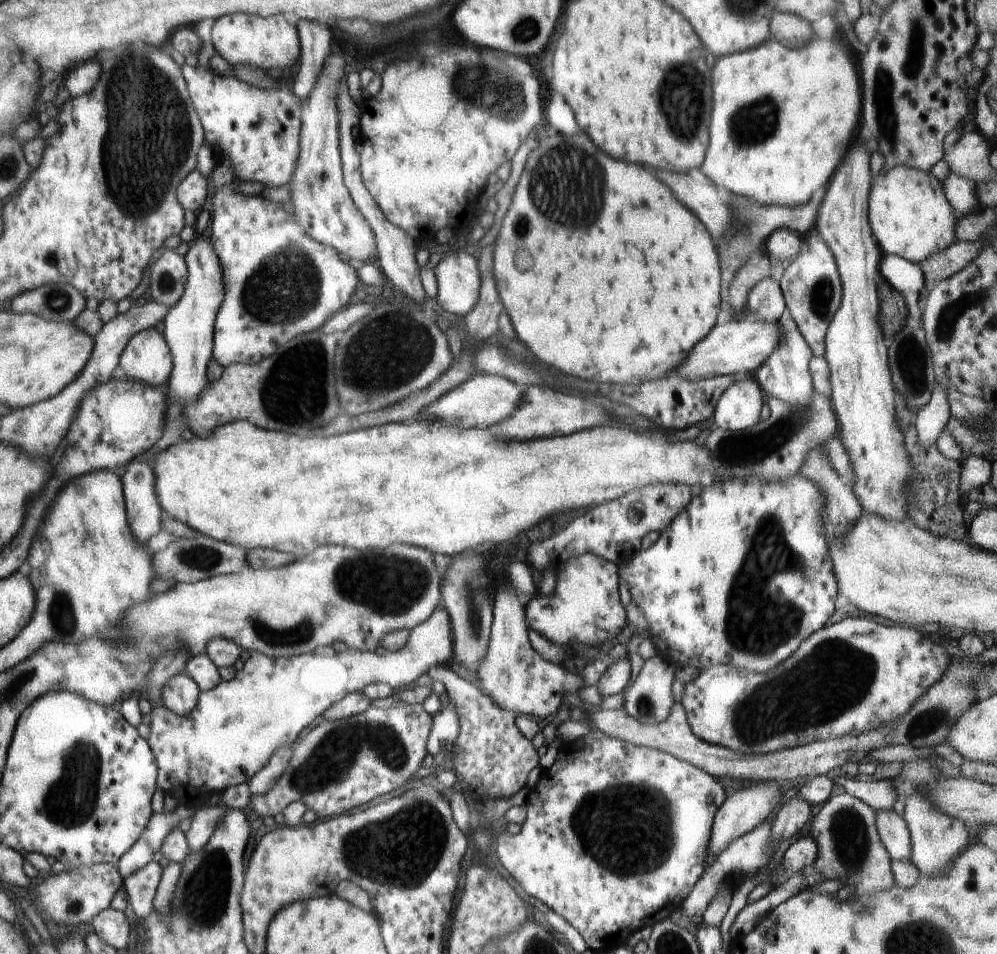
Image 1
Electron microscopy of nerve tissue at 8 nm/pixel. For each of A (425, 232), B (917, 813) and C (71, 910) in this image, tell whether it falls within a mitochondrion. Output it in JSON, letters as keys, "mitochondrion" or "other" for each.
{"A":"other","B":"other","C":"mitochondrion"}

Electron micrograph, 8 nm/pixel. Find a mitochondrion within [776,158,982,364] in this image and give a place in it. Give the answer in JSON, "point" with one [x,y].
{"point":[820,300]}

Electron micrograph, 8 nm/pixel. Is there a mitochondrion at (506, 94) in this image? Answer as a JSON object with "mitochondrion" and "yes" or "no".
{"mitochondrion":"yes"}

